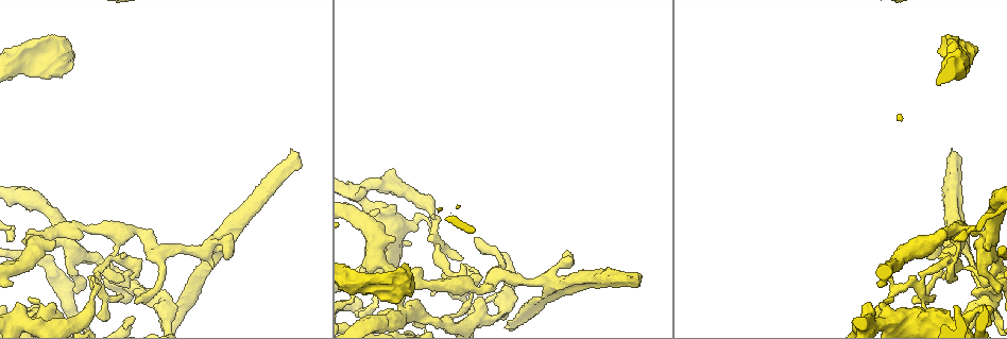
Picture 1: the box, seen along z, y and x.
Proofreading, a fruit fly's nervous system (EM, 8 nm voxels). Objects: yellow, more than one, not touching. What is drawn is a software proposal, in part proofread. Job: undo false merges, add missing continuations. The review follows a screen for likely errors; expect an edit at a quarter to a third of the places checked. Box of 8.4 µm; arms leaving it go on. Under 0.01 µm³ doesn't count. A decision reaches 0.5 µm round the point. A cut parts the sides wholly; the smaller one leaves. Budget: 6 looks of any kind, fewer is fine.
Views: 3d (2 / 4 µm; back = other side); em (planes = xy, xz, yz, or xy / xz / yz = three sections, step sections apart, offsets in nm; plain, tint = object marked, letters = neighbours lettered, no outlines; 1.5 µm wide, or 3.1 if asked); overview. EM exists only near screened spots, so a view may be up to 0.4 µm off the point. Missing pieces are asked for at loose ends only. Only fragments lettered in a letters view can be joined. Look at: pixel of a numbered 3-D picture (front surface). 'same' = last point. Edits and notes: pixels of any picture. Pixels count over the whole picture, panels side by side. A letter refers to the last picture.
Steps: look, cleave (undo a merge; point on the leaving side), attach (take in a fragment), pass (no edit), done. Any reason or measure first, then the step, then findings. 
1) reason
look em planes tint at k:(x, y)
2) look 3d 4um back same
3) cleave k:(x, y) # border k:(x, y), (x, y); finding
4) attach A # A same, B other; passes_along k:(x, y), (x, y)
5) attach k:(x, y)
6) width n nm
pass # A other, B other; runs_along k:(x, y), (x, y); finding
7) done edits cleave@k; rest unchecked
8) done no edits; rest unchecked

stops while still wide
look em planes letters at 1:(891, 296)

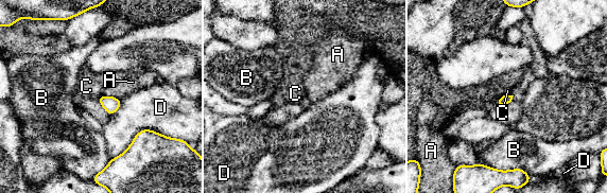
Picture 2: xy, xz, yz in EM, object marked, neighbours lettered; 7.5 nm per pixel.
pass # A other, B other, C other, D other; border 2:(505, 94), (510, 95); no lettered fragment goes on from it

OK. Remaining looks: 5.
thick turns thin
look 3d 4um at 1:(213, 246)

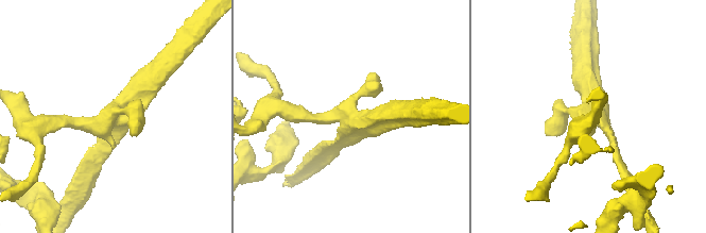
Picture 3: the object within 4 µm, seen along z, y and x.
need the tissue
look em planes tint at 3:(114, 113)

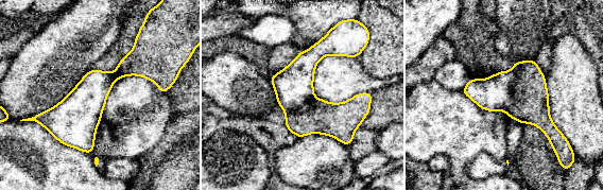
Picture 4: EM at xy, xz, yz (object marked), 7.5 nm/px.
what lies round it
look em planes letters same

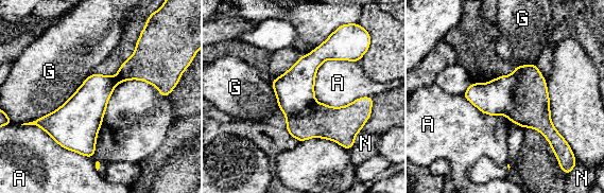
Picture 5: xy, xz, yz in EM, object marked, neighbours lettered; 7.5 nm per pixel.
longest_contact G 600 nm
cleave 5:(532, 109) # A other, G other, N other; border 5:(513, 74), (517, 88), (510, 120); two cells meet here

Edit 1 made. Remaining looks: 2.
a narrow waist
look em yz step 8 letters at 1:(469, 318)

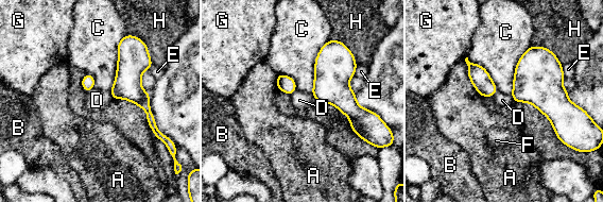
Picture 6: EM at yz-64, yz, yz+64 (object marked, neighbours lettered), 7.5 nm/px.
longest_contact C 440 nm
cleave 6:(127, 82) # A other, B other, C other, D other, E other, F other, G other, H other; border 6:(143, 90), (143, 97), (138, 105); two cells meet here

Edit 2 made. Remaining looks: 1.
done edits cleave@5, cleave@6; rest unchecked

